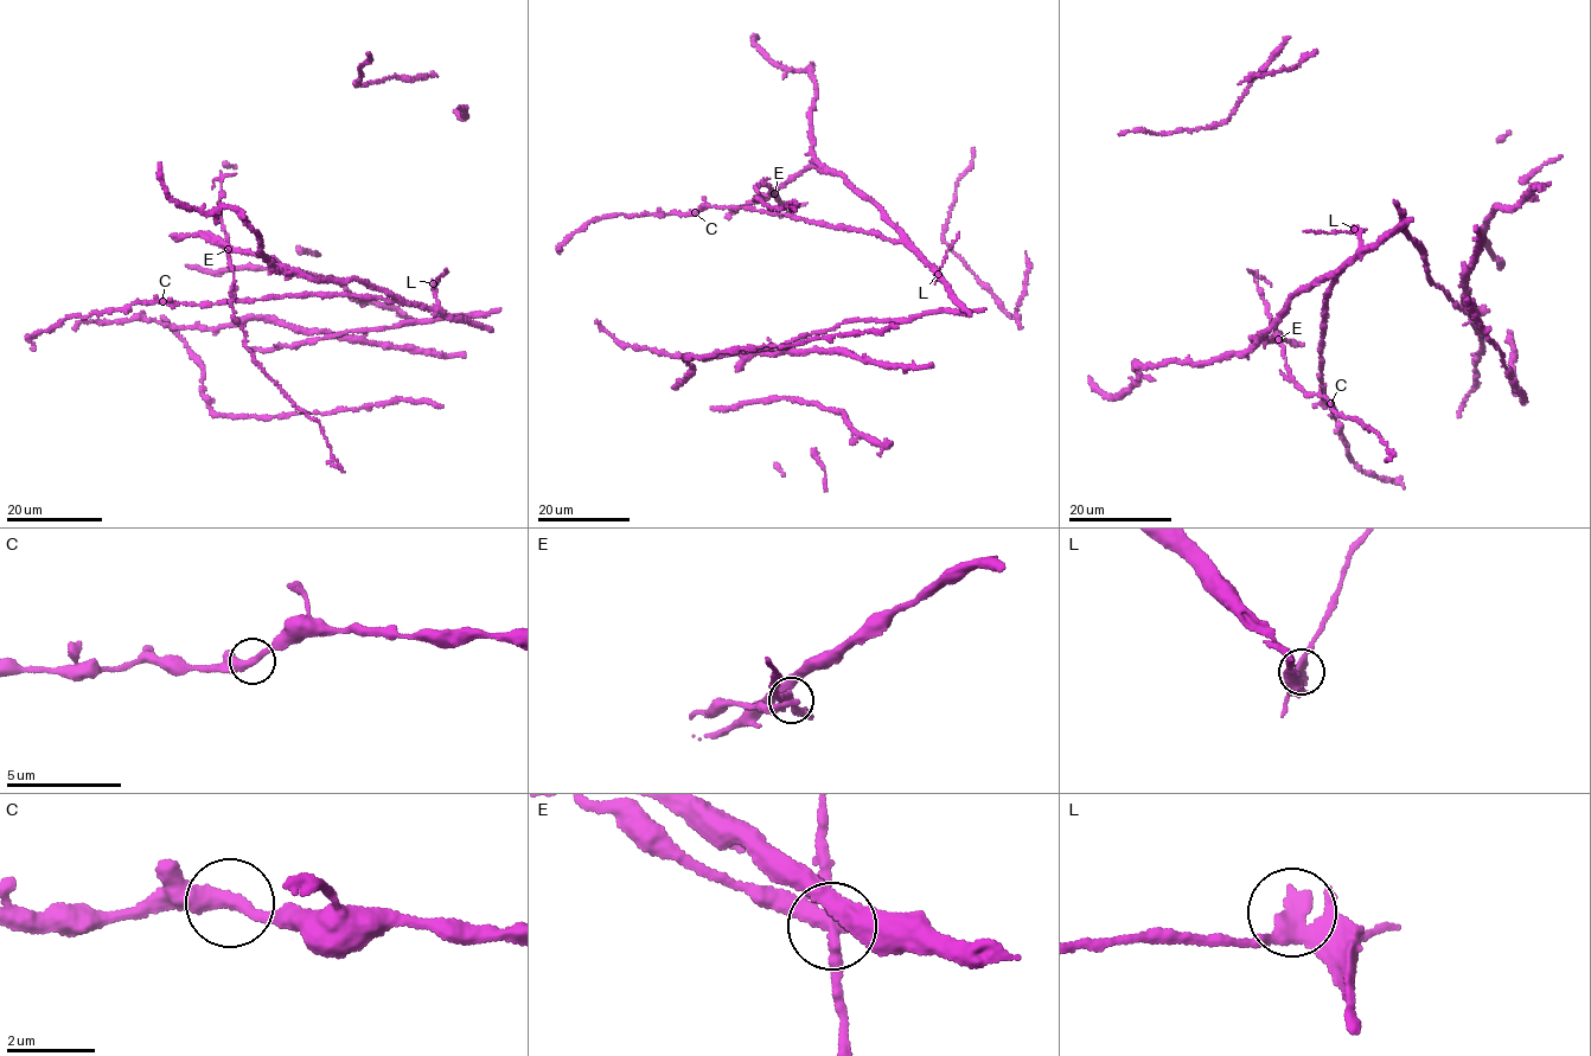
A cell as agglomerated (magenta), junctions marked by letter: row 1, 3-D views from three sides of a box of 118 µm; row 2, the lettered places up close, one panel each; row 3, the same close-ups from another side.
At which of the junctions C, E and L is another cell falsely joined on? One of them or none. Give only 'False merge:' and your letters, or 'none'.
False merge: E

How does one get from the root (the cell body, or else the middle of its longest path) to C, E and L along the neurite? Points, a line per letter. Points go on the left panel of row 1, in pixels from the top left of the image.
C: (451, 317), (415, 304), (351, 295), (288, 295), (204, 305), (172, 305), (163, 301)
E: (451, 317), (355, 280), (299, 276), (270, 257), (243, 254), (216, 241), (229, 249)
L: (451, 317), (439, 307), (433, 283)

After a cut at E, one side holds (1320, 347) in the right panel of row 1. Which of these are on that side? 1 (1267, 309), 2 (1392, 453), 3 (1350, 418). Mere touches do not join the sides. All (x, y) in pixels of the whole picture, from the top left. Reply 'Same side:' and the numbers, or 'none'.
Same side: none

